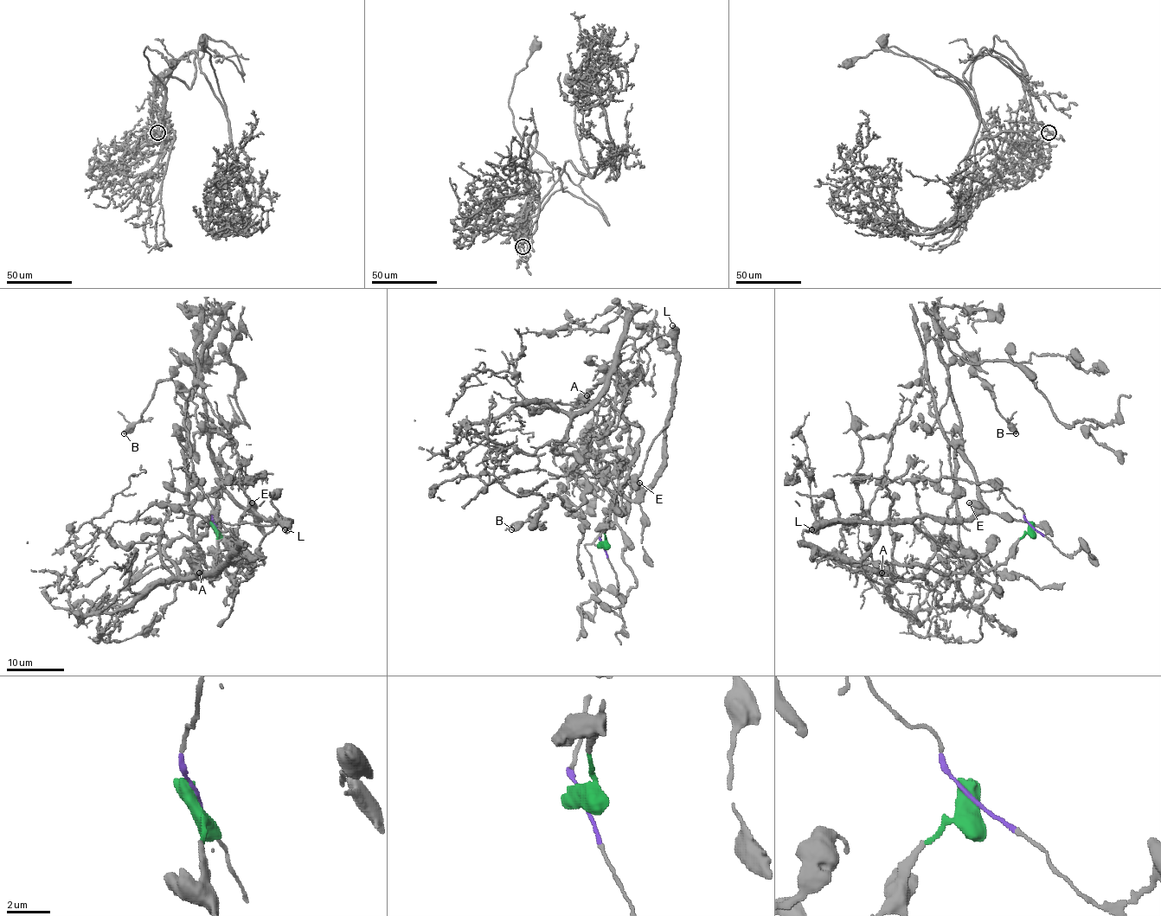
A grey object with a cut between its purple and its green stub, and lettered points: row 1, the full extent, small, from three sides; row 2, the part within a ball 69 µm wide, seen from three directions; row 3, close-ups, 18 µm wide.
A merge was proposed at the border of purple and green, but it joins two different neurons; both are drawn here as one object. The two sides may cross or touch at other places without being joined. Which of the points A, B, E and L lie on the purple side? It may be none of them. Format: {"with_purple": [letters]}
{"with_purple": ["E", "L"]}

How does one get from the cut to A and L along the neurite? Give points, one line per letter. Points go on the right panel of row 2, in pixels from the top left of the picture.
A: (1031, 527), (1003, 562), (981, 573), (965, 566), (963, 551), (939, 535), (934, 555), (915, 577), (881, 573)
L: (1031, 527), (1022, 509), (998, 490), (990, 490), (980, 492), (984, 509), (967, 520), (819, 522), (811, 529)

